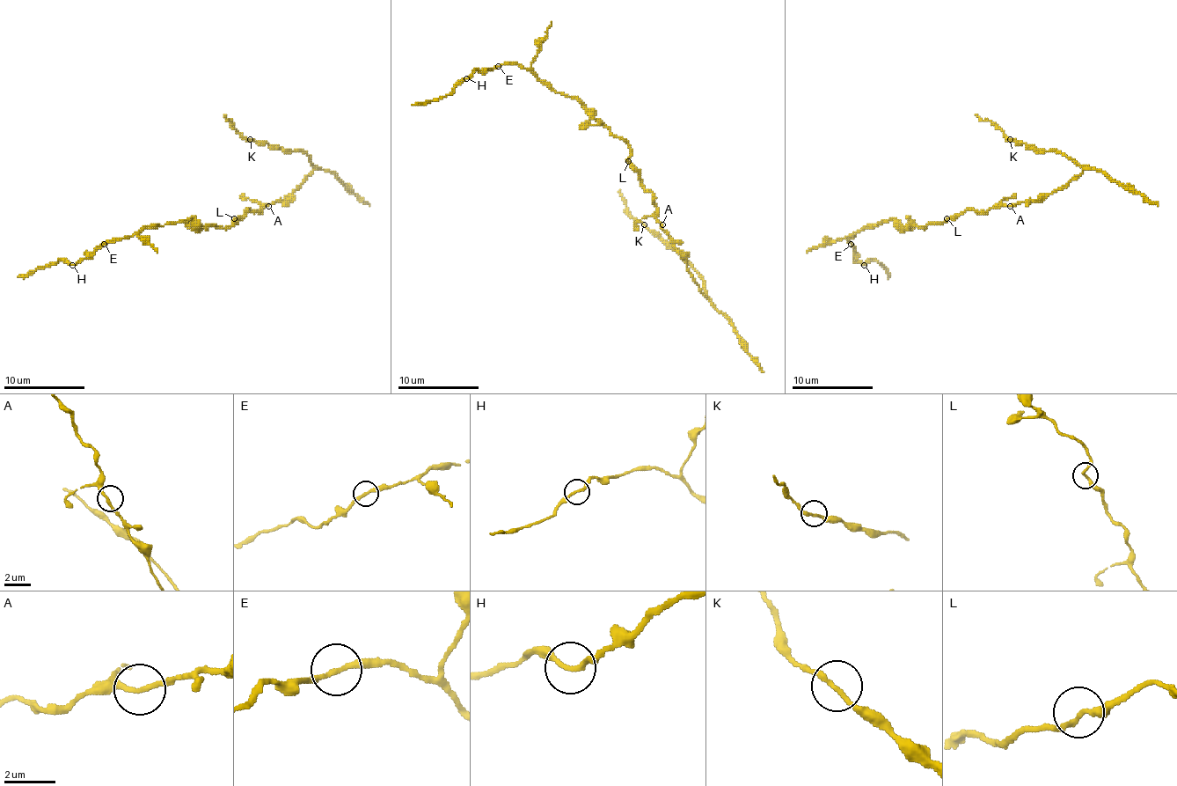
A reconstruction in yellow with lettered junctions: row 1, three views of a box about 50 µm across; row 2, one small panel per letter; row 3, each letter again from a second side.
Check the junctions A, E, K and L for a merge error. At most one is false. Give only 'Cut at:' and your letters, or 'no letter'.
Cut at: no letter

